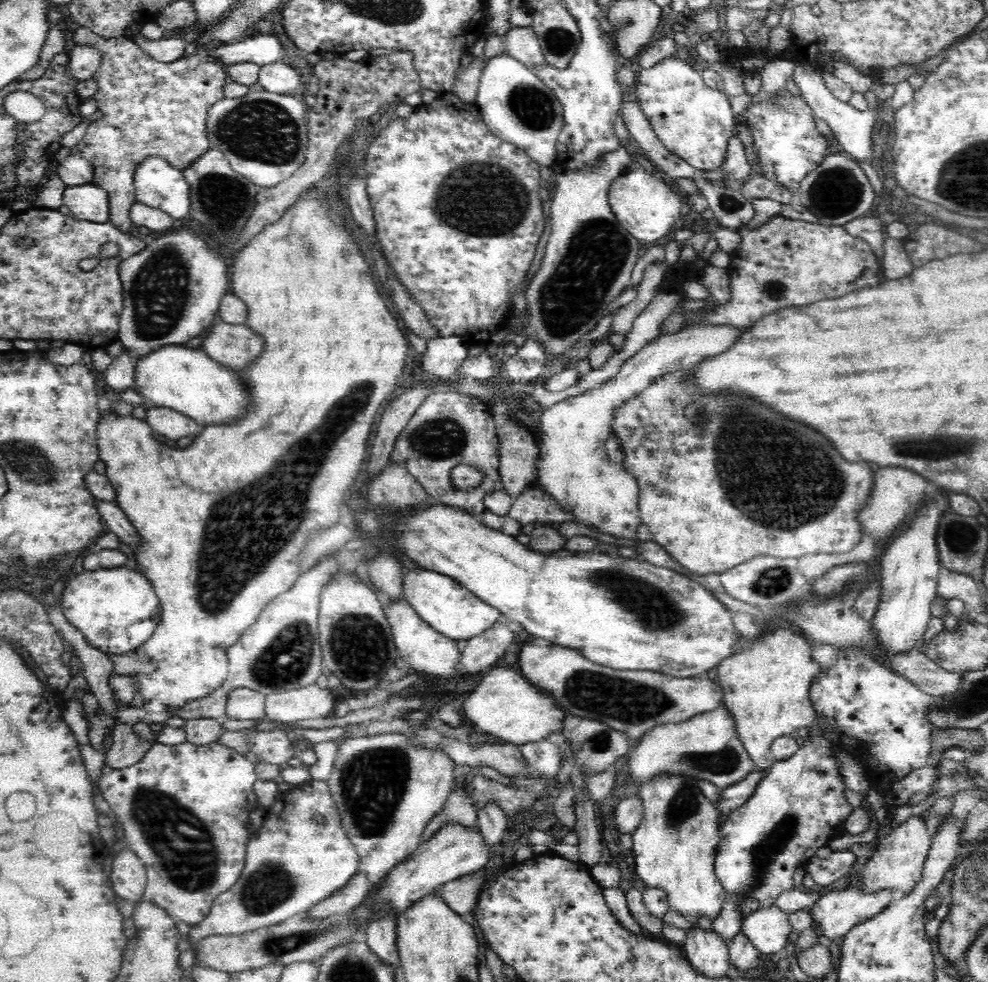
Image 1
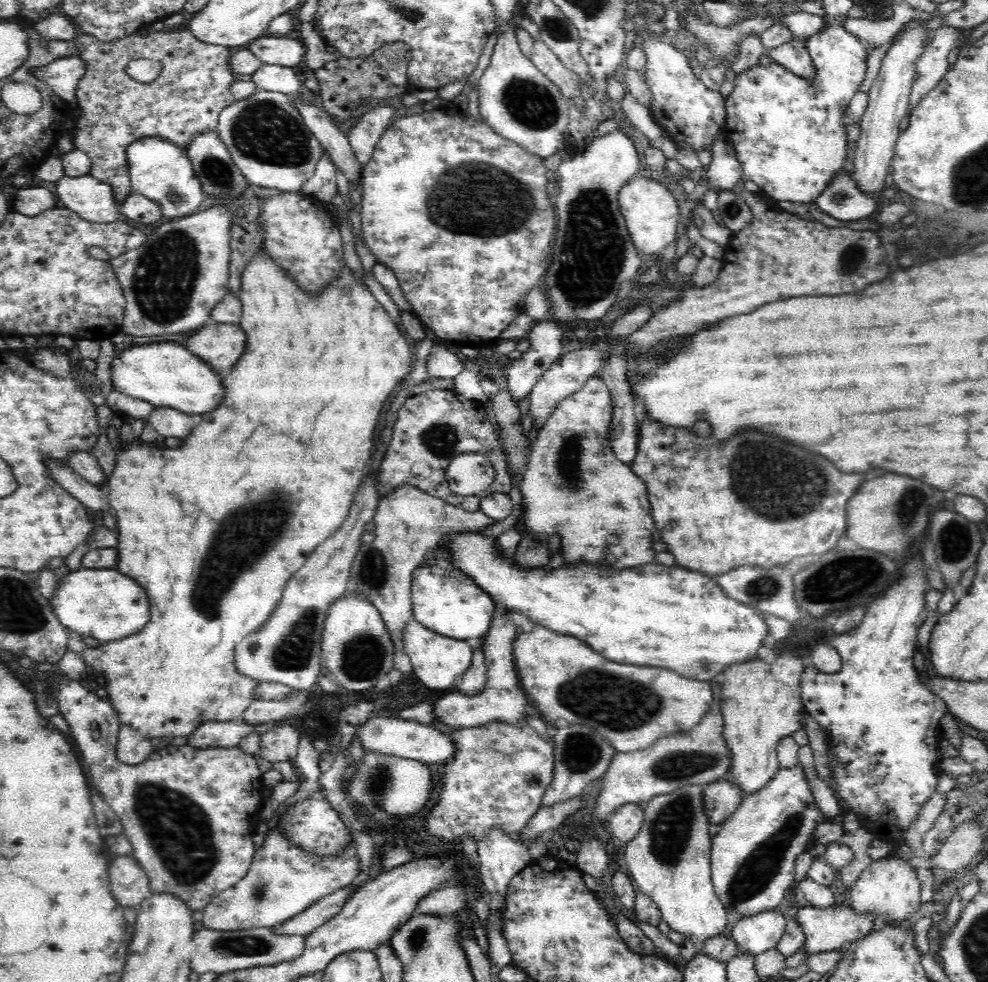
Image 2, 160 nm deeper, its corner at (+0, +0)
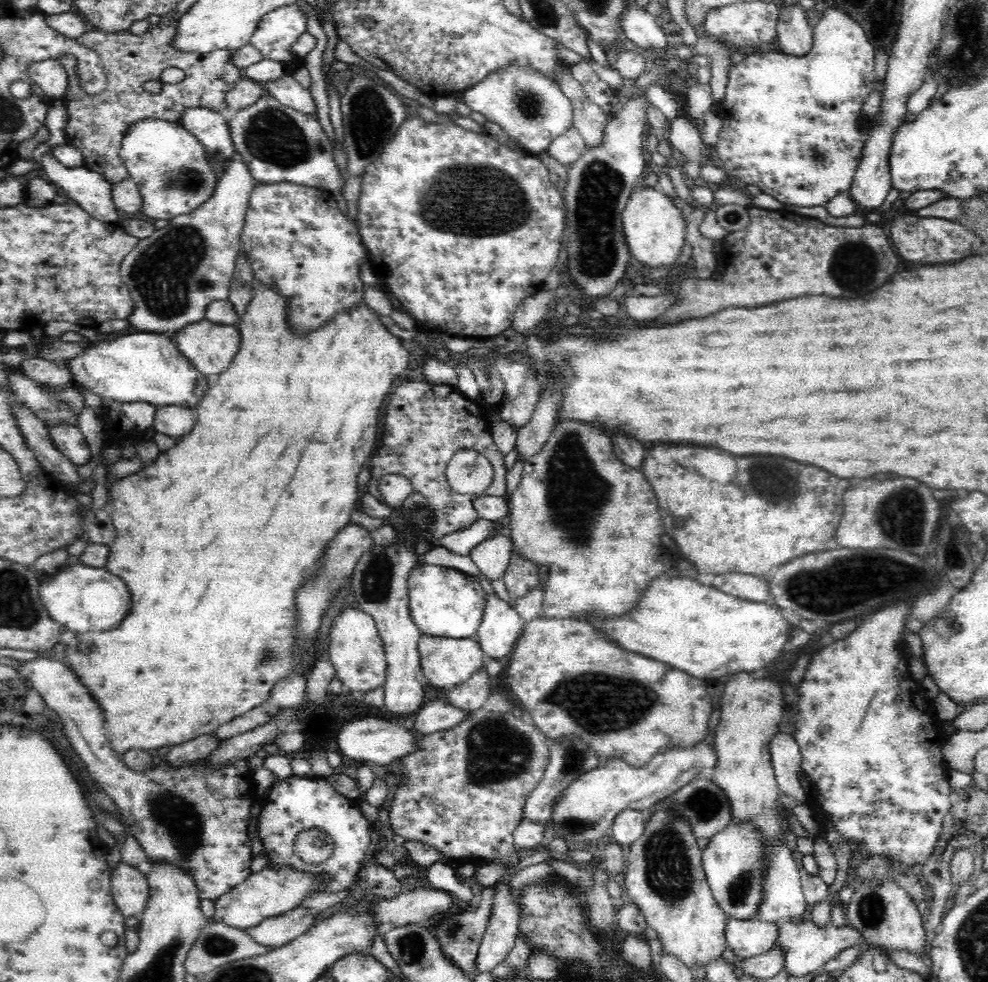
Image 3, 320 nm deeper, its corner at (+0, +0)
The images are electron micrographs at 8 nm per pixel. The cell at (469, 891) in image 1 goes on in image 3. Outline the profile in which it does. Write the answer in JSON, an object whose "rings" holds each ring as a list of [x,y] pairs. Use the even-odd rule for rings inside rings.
{"rings":[[[426,887],[400,894],[394,900],[382,900],[382,904],[378,904],[377,912],[378,934],[384,936],[393,928],[420,923],[424,918],[450,906],[452,896],[448,896],[446,891]]]}

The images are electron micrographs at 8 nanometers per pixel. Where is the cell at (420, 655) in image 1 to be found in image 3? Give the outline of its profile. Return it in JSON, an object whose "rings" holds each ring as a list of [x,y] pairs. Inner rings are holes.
{"rings":[[[423,635],[418,640],[418,654],[422,665],[422,680],[440,688],[451,689],[457,684],[466,682],[474,672],[485,668],[486,656],[480,643],[471,637],[454,639]]]}

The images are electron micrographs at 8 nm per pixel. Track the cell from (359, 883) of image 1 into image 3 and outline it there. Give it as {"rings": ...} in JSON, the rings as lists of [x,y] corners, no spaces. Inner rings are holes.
{"rings":[[[294,908],[274,918],[264,919],[252,928],[245,929],[256,941],[269,946],[281,947],[304,934],[312,924],[316,924],[318,911],[306,908]]]}

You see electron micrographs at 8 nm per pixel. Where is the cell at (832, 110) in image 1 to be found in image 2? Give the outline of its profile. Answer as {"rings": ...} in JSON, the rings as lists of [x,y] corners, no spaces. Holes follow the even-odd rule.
{"rings":[[[792,35],[792,40],[780,44],[776,48],[765,50],[772,60],[792,71],[798,78],[813,79],[816,74],[812,57],[809,53],[808,41]]]}

